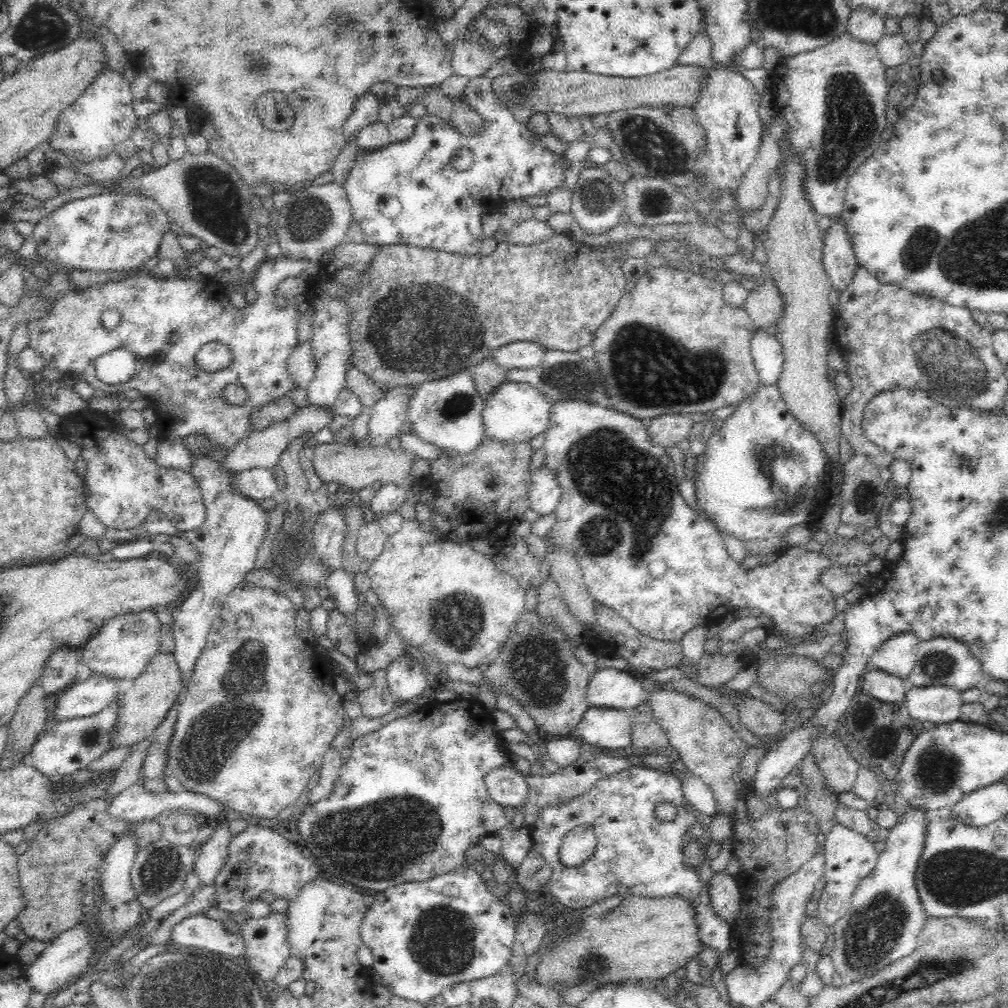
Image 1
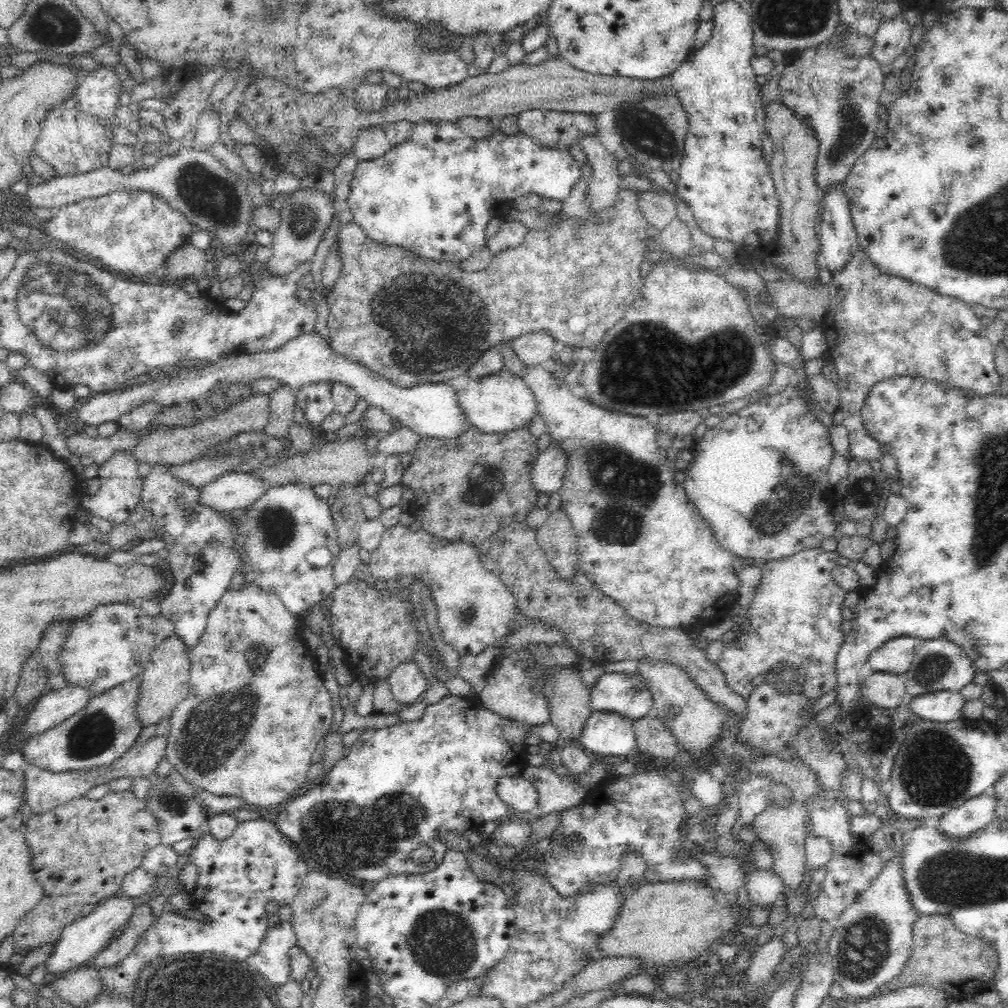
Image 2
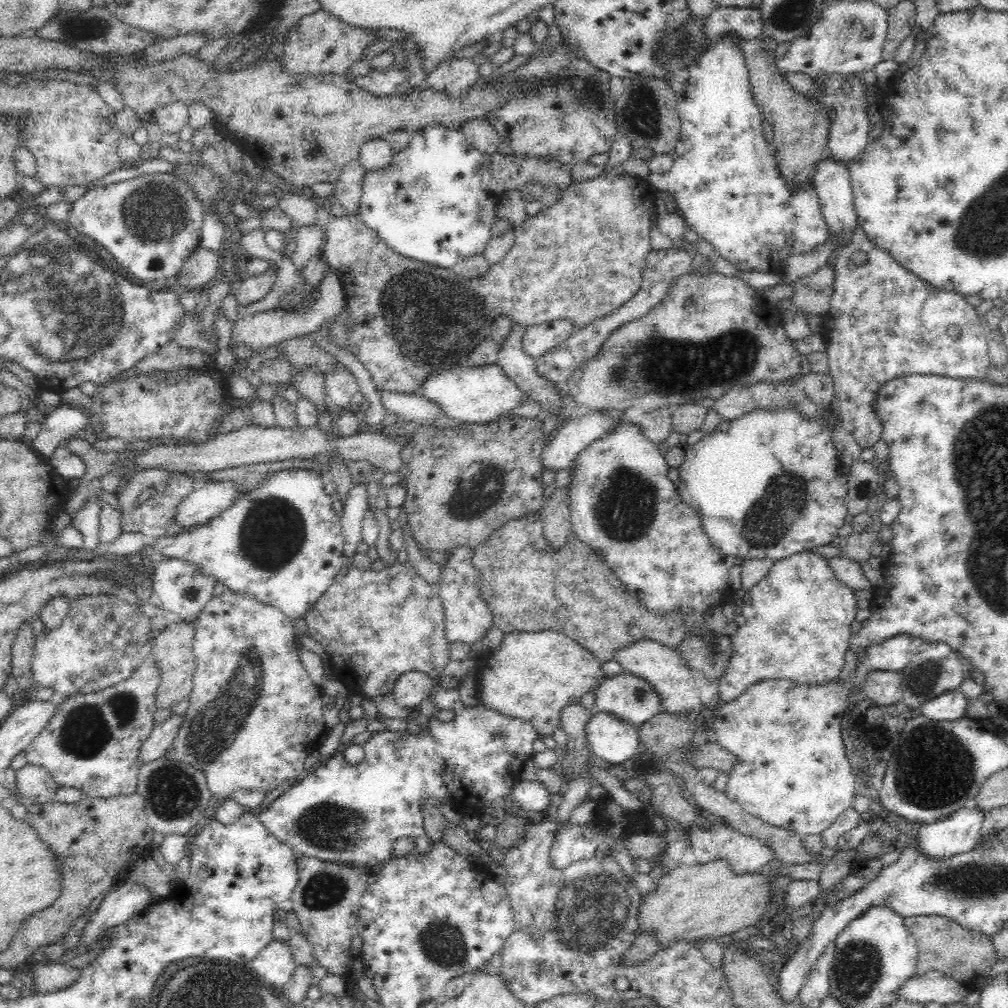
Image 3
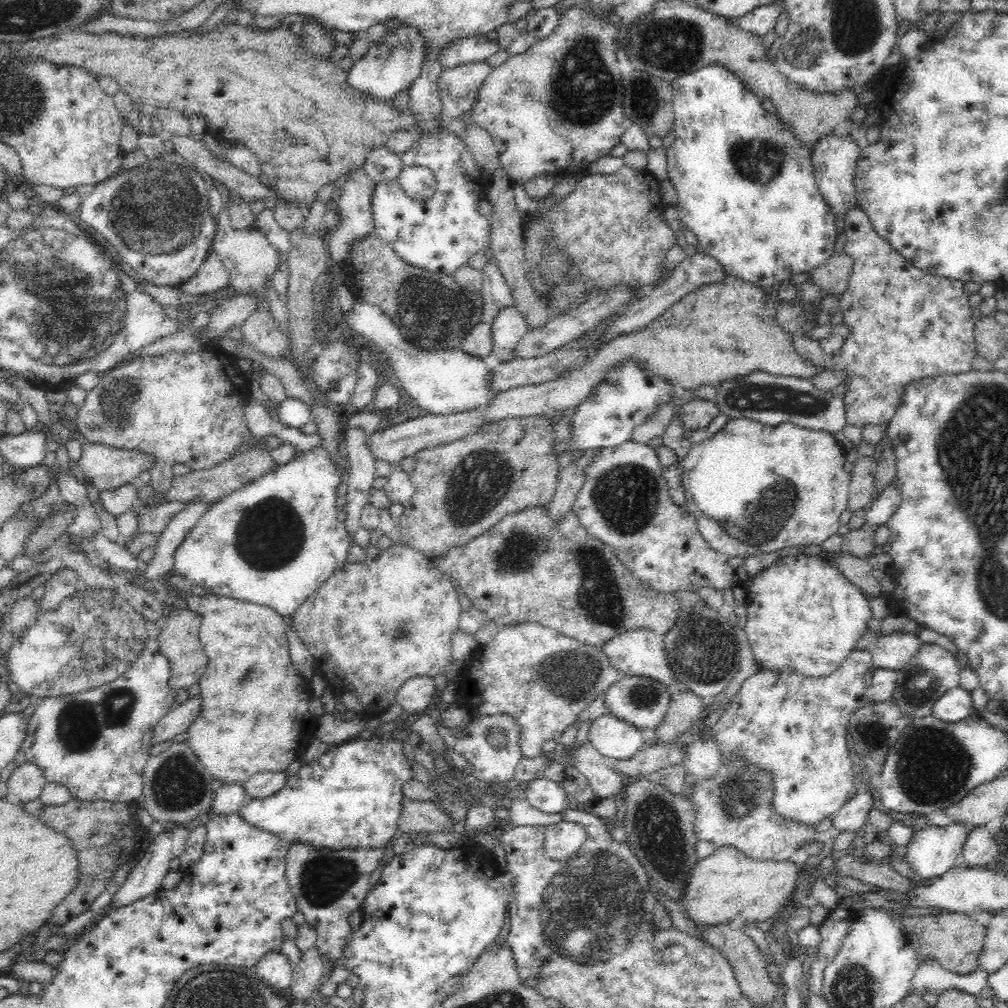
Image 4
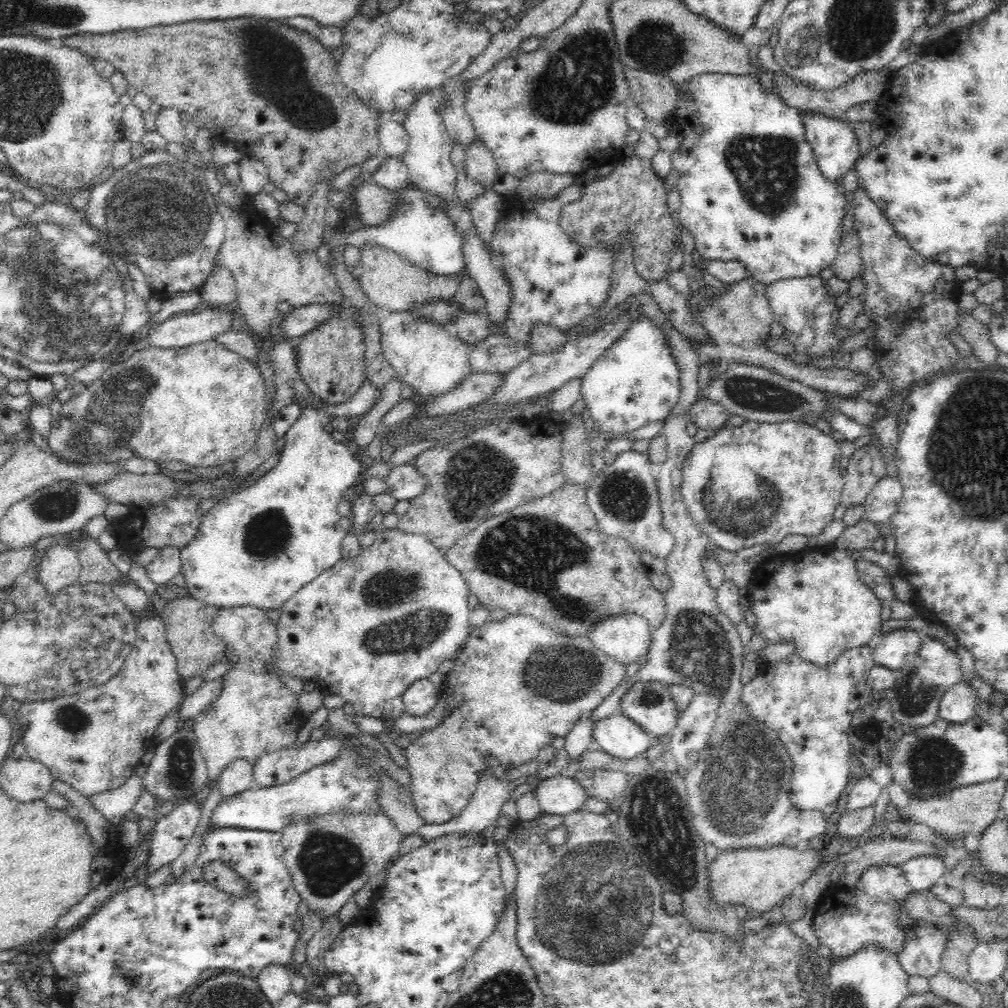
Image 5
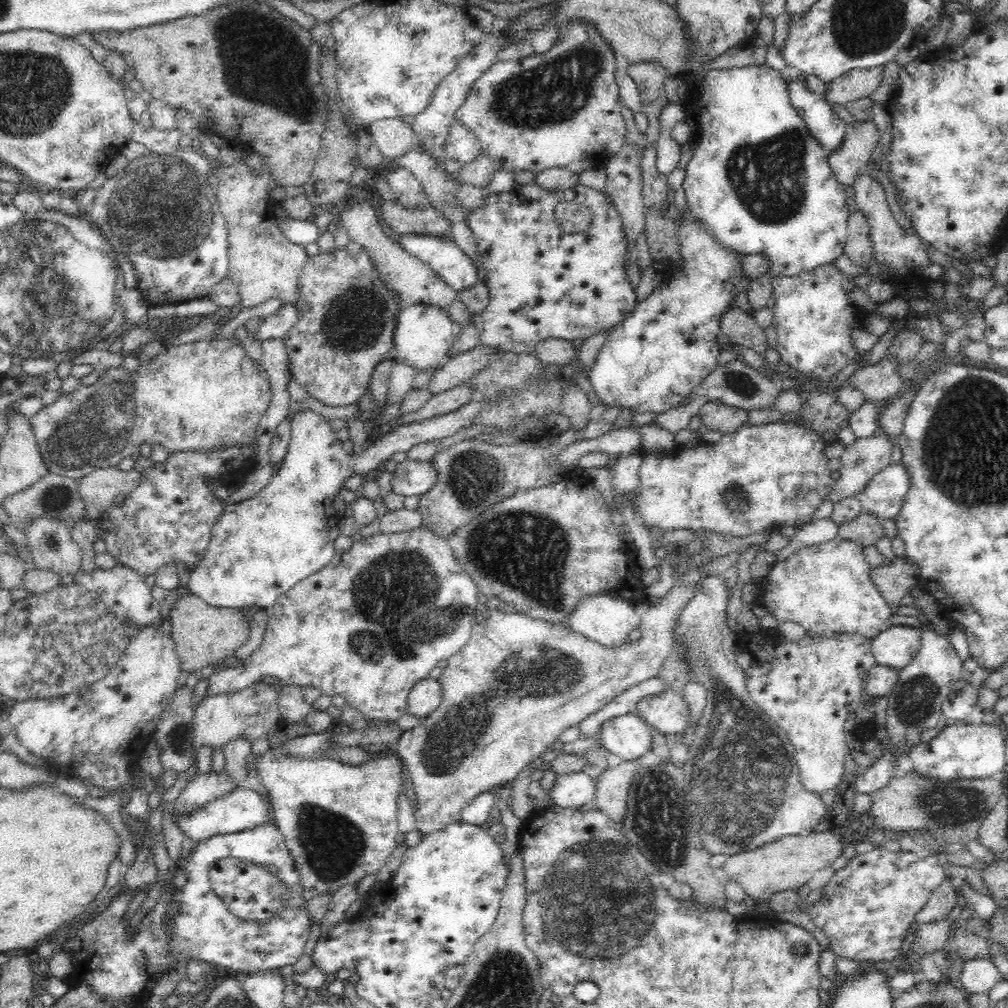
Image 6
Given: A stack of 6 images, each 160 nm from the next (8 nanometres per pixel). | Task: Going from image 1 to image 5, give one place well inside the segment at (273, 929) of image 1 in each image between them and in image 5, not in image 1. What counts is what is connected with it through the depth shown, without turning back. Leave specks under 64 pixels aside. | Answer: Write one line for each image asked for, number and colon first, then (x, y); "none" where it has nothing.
2: (271, 959)
3: (274, 964)
4: (274, 968)
5: (274, 981)

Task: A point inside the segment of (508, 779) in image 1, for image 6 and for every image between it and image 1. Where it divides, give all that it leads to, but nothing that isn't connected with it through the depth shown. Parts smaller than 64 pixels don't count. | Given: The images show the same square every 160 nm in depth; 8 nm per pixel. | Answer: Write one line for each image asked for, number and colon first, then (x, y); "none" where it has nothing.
2: (519, 795)
3: (530, 797)
4: (544, 795)
5: (558, 795)
6: (575, 790)

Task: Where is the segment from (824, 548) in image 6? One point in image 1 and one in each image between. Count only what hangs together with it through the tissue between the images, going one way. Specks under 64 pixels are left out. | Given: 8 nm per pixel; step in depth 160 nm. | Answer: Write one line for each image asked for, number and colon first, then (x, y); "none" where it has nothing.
1: (643, 552)
2: (795, 616)
3: (796, 626)
4: (805, 616)
5: (816, 602)

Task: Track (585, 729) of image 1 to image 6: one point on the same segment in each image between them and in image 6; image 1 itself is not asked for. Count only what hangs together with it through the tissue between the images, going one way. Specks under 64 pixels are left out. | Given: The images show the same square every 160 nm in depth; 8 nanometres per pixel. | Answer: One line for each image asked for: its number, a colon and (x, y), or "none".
2: (606, 733)
3: (609, 737)
4: (615, 739)
5: (620, 737)
6: (628, 736)

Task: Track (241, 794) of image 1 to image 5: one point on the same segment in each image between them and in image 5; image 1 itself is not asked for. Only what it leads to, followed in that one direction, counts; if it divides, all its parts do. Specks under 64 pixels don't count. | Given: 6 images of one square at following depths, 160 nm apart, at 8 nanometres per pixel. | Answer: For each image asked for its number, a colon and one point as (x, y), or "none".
2: (257, 708)
3: (254, 715)
4: (254, 717)
5: (256, 713)

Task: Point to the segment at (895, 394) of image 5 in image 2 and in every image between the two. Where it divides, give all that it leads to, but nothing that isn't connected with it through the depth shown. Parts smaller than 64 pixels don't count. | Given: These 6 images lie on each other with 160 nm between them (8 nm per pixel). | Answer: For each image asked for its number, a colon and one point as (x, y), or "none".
2: (878, 326)
3: (883, 321)
4: (905, 325)

